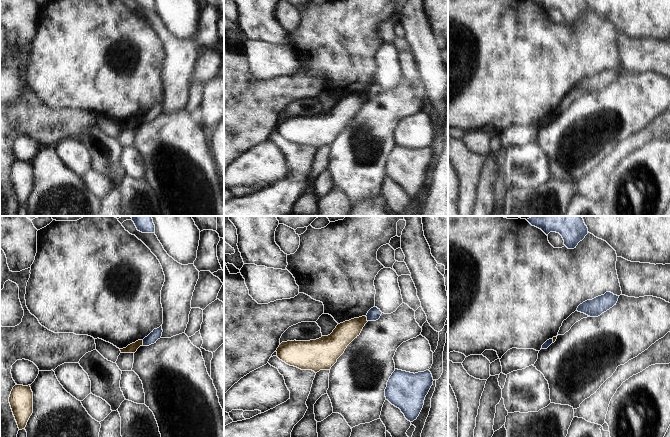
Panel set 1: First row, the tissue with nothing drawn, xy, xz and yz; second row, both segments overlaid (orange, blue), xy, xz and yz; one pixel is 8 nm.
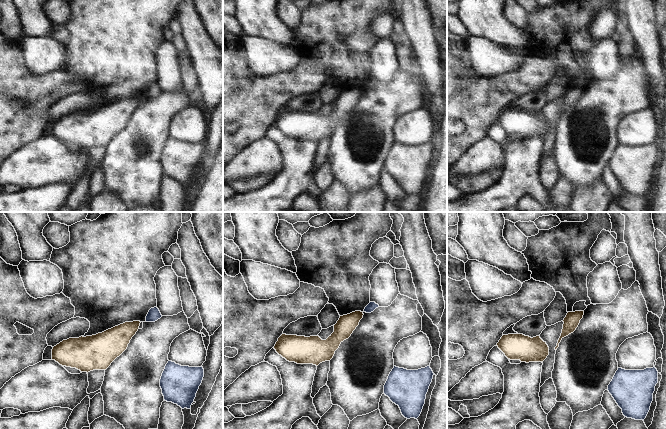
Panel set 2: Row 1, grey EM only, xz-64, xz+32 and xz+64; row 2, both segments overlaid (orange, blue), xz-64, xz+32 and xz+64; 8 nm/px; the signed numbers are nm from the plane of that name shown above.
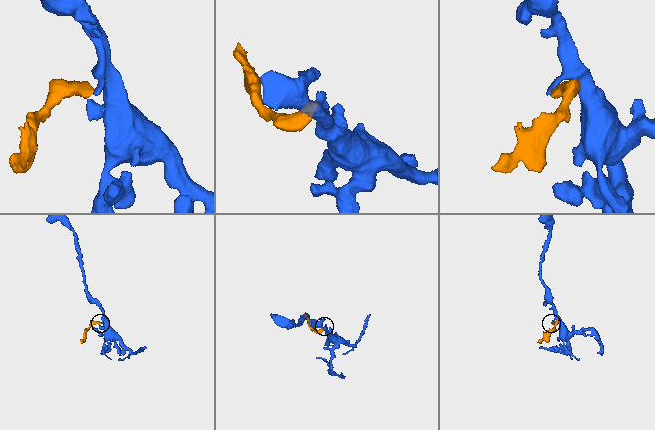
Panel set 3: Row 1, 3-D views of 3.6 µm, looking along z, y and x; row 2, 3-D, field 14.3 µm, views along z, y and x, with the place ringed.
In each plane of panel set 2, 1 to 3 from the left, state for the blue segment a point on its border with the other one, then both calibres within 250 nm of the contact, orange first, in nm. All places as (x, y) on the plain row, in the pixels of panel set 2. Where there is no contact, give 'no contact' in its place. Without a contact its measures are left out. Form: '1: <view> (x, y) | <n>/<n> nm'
1: no contact
2: no contact
3: no contact

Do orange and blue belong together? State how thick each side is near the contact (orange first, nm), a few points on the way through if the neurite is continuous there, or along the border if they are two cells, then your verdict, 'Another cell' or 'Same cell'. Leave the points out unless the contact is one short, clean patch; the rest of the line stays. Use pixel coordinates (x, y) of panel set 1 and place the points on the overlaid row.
Thickness 170 nm (orange) against 100 nm. Boundary: xz (365, 316), (367, 321). Another cell

